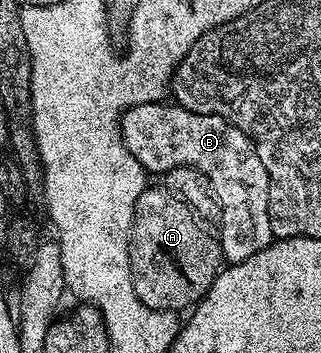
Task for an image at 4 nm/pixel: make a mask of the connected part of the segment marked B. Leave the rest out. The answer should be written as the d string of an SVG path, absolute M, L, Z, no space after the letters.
M167 102L143 103L134 105L129 111L125 111L120 119L120 132L124 138L126 149L134 153L134 157L145 172L163 173L175 167L193 167L202 173L214 185L214 193L218 193L218 201L222 205L222 213L218 220L218 238L220 240L220 252L224 254L229 264L246 261L246 257L254 257L262 249L266 249L274 242L274 236L270 229L270 181L266 173L266 165L256 152L256 144L248 138L242 129L238 129L230 121L226 121L220 115L203 115L194 113L190 109L179 105L167 107Z

